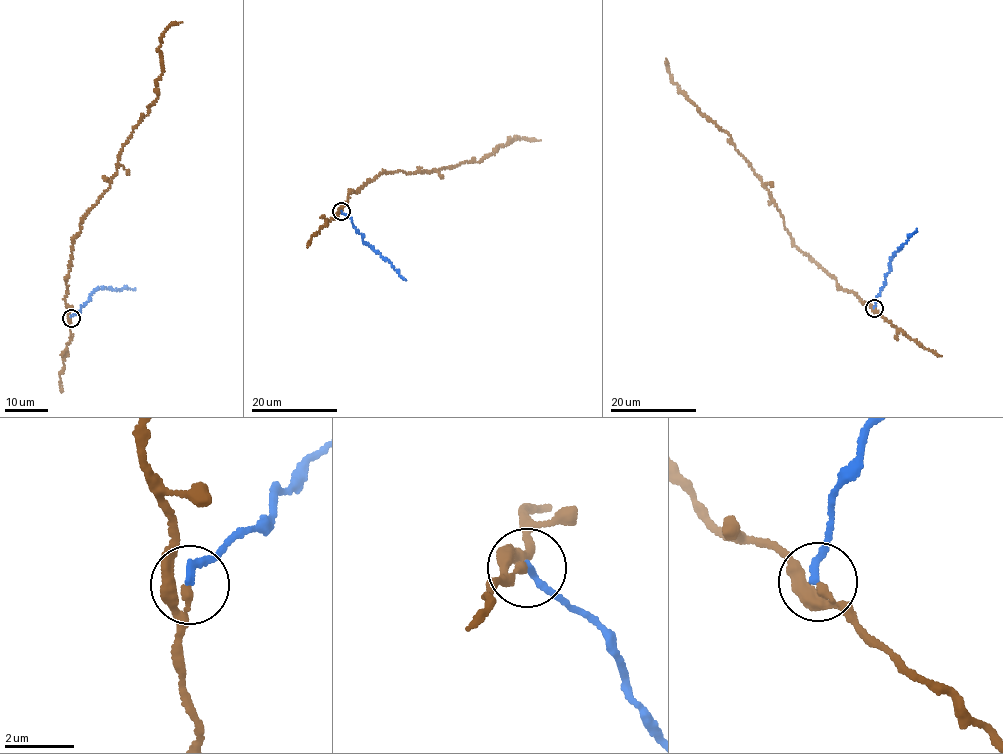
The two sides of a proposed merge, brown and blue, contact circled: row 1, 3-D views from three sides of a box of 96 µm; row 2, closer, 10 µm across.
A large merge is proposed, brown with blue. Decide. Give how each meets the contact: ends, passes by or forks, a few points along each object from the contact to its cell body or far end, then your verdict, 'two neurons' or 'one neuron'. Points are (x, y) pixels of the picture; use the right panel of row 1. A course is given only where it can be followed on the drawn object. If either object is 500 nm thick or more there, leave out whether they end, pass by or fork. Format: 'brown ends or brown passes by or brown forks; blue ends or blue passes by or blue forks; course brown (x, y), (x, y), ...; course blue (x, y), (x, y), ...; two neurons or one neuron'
brown passes by; blue ends; course brown (874, 308), (842, 289), (800, 250), (770, 194), (731, 137), (703, 116), (677, 85), (665, 58); course blue (874, 308), (889, 262), (916, 229); two neurons

